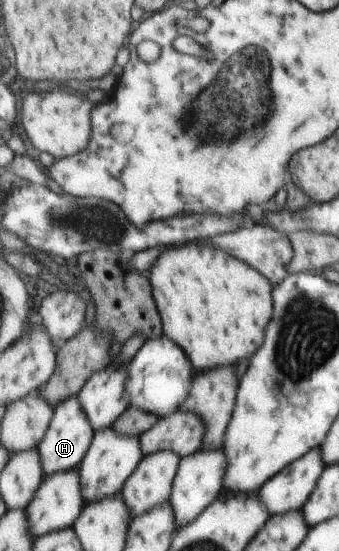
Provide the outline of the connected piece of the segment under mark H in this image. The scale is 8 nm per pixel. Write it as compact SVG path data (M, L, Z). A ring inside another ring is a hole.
M79 394L63 400L56 406L50 428L47 430L44 440L38 446L45 476L80 468L93 444L94 435L94 427L88 415L84 412Z

